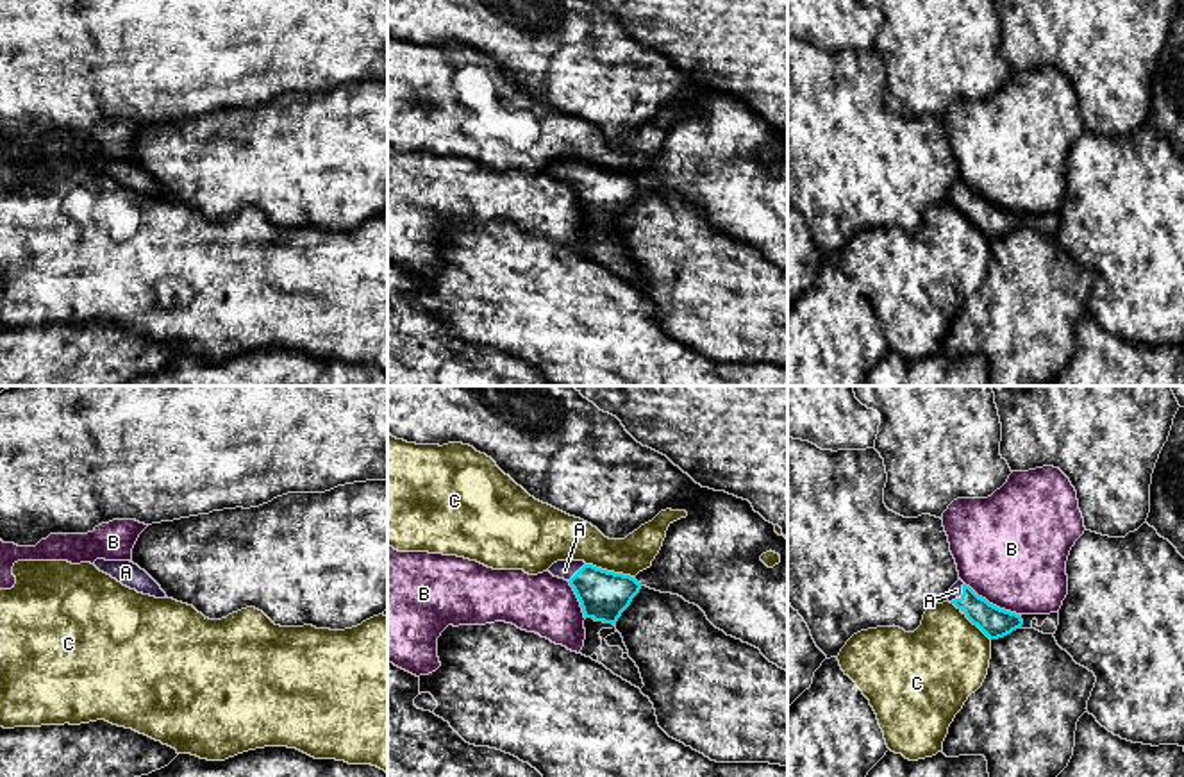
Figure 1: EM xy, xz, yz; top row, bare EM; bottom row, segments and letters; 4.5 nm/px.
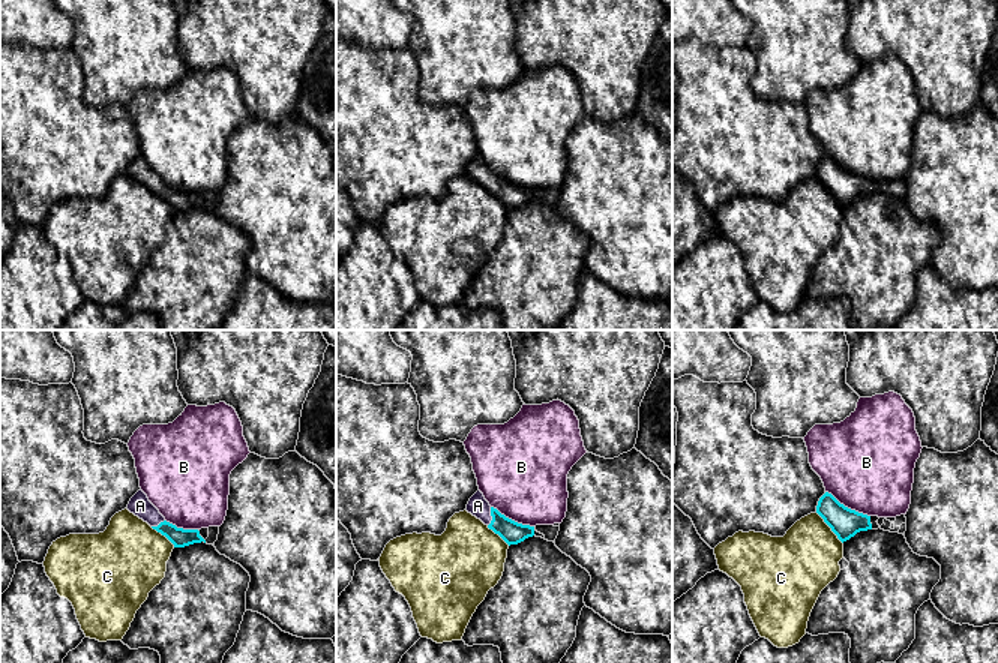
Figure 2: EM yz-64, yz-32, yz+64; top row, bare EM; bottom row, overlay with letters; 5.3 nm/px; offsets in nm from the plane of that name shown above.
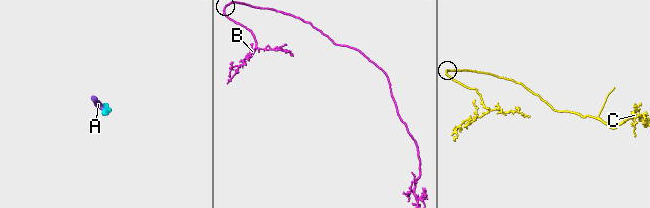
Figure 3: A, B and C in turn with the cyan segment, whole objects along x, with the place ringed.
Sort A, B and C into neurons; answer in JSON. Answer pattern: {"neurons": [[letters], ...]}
{"neurons": [["A"], ["B"], ["C"]]}

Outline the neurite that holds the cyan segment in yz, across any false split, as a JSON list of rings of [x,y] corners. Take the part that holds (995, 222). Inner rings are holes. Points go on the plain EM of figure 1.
[[[961,179],[950,188],[948,202],[954,204],[989,239],[1004,238],[1016,229],[1036,229],[1043,234],[1055,234],[1059,225],[1059,213],[1016,214],[1000,209],[979,196]]]

